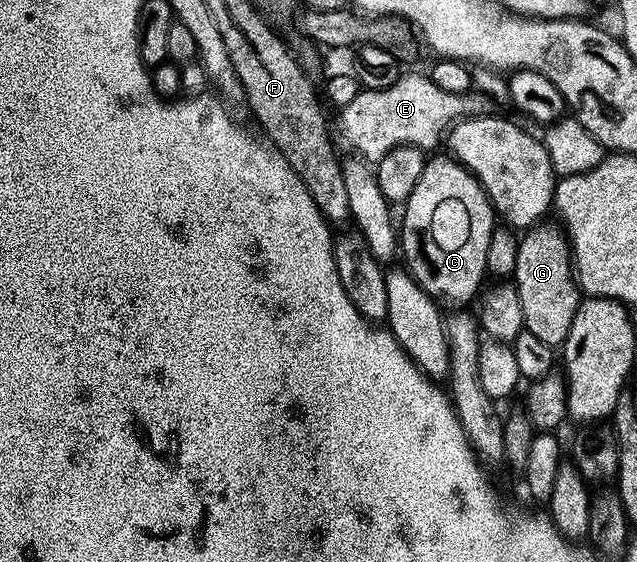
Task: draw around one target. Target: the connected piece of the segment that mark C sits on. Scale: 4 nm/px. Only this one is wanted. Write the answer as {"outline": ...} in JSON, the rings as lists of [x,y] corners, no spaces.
{"outline":[[[443,155],[436,159],[428,158],[424,162],[421,177],[417,177],[417,185],[413,185],[413,193],[409,193],[407,202],[402,204],[403,223],[401,219],[401,226],[397,231],[397,247],[401,252],[401,259],[403,255],[407,262],[404,263],[405,270],[427,296],[444,308],[463,309],[475,294],[480,294],[479,286],[483,283],[483,277],[488,274],[486,253],[491,234],[497,226],[497,216],[483,186],[473,178],[470,171],[458,159]]]}

